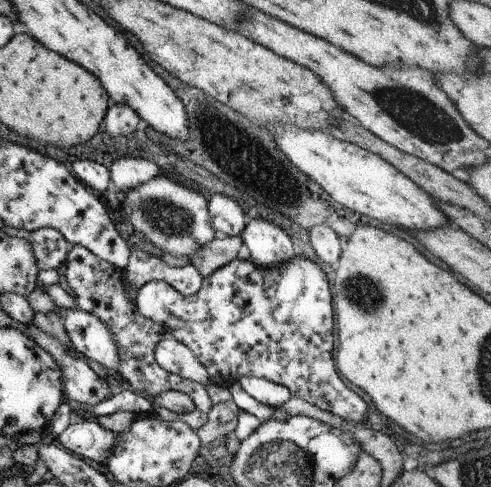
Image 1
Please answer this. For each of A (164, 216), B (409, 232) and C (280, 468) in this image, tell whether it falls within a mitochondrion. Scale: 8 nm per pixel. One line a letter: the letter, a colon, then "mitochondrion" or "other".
A: mitochondrion
B: other
C: mitochondrion

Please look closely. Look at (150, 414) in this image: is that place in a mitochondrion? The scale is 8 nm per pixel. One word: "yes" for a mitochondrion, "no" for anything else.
no

